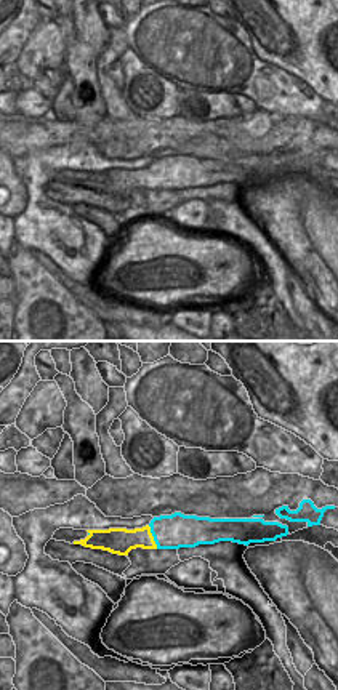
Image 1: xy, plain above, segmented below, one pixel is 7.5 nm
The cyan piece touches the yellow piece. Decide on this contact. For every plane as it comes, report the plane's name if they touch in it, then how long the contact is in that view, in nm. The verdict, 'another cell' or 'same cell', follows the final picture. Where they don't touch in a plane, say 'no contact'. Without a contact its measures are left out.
meets cyan in xy; contact 190 nm long

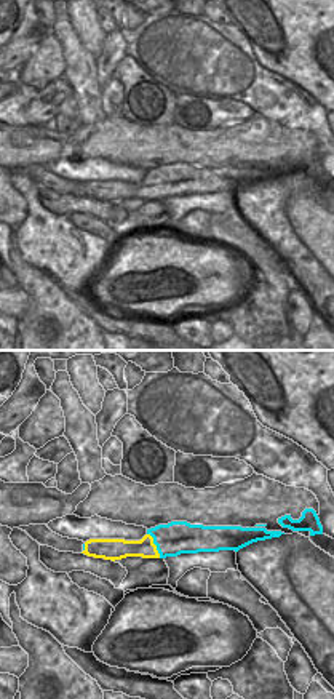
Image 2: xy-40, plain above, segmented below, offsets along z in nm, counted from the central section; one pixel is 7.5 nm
meets cyan in xy-40; contact 220 nm long

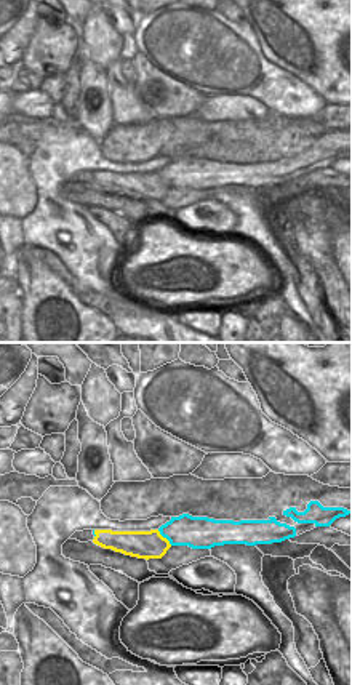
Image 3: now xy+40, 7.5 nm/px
meets cyan in xy+40; contact 160 nm long

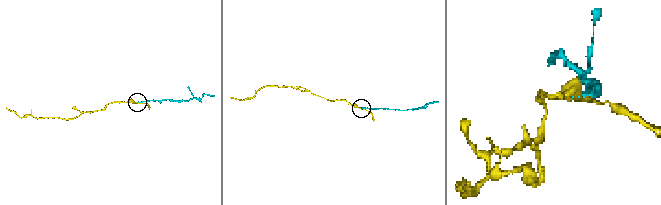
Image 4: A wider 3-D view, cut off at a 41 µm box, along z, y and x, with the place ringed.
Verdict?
another cell

